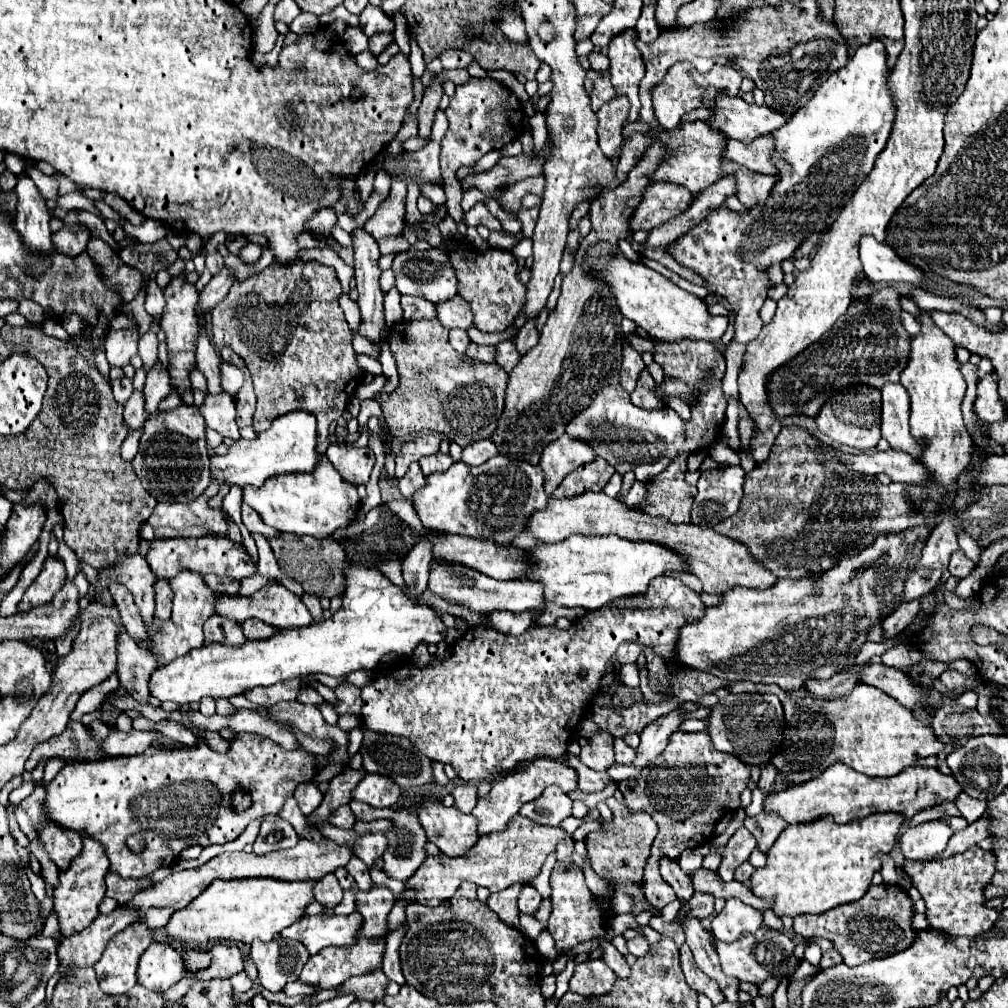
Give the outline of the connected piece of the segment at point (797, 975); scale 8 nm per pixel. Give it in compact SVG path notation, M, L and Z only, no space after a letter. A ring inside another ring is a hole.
M803 960L800 966L796 969L796 972L792 974L792 980L808 979L810 980L815 974L820 971L819 966L814 966L807 960Z

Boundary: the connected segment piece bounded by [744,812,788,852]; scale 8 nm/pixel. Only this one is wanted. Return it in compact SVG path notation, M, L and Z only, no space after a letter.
M764 812L764 814L758 814L758 816L746 816L744 818L744 826L756 838L758 850L766 852L776 842L776 838L780 836L780 832L788 824L786 824L786 820L780 814L776 814L776 812Z

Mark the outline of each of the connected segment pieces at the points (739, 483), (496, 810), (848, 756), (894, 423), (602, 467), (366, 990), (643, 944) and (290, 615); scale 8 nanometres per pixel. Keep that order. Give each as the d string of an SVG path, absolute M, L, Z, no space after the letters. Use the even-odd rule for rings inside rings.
M740 466L712 468L702 472L696 486L698 494L692 506L692 522L702 526L716 526L740 508L744 492L744 470Z
M536 758L532 762L528 762L520 772L512 774L512 776L506 776L506 778L500 778L494 782L492 790L488 792L488 796L480 798L478 804L474 806L472 814L478 818L480 826L478 826L478 832L480 834L492 834L492 832L502 832L502 828L506 828L506 824L510 822L510 818L514 818L520 810L522 804L538 798L546 786L558 786L562 788L564 792L570 792L570 790L576 790L578 788L578 772L574 768L570 768L568 764L564 764L562 760L556 760L556 758Z
M858 684L858 688L854 688L848 696L834 700L810 696L790 698L780 686L776 696L784 706L786 732L780 754L770 762L782 770L782 776L790 776L788 782L792 784L810 780L834 762L844 762L866 776L896 776L918 758L936 756L944 750L944 742L940 742L932 726L918 720L908 708L898 704L898 700L874 686ZM796 748L802 750L798 760L804 764L782 764L782 752Z
M900 384L882 386L882 438L888 440L892 450L918 456L918 440L910 436L908 410L910 400L906 400L906 390Z
M596 458L594 462L578 466L574 472L570 472L562 480L562 484L554 490L554 498L578 496L578 494L584 494L588 490L602 492L612 474L614 474L614 468L606 460Z
M376 968L368 974L360 974L360 976L352 976L346 982L342 982L336 988L336 994L354 994L358 1000L368 1000L368 1002L380 1002L386 996L386 986L388 986L388 978L384 976L382 968Z
M638 936L638 938L628 940L628 952L630 952L630 954L634 954L636 958L646 956L646 954L648 954L648 950L650 950L650 946L648 946L648 940L646 940L644 936Z
M268 584L250 598L244 598L244 596L238 598L238 596L224 594L222 600L218 602L218 614L230 616L238 622L244 622L248 618L258 618L258 620L262 620L270 626L276 626L276 628L304 628L312 622L312 616L308 612L308 608L304 606L304 602L294 592L284 588L282 584Z

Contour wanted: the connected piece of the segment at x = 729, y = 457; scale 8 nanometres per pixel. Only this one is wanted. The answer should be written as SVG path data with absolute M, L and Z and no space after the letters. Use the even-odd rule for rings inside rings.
M716 443L711 447L711 458L717 463L727 465L739 465L740 457L737 453L733 452L724 443Z

